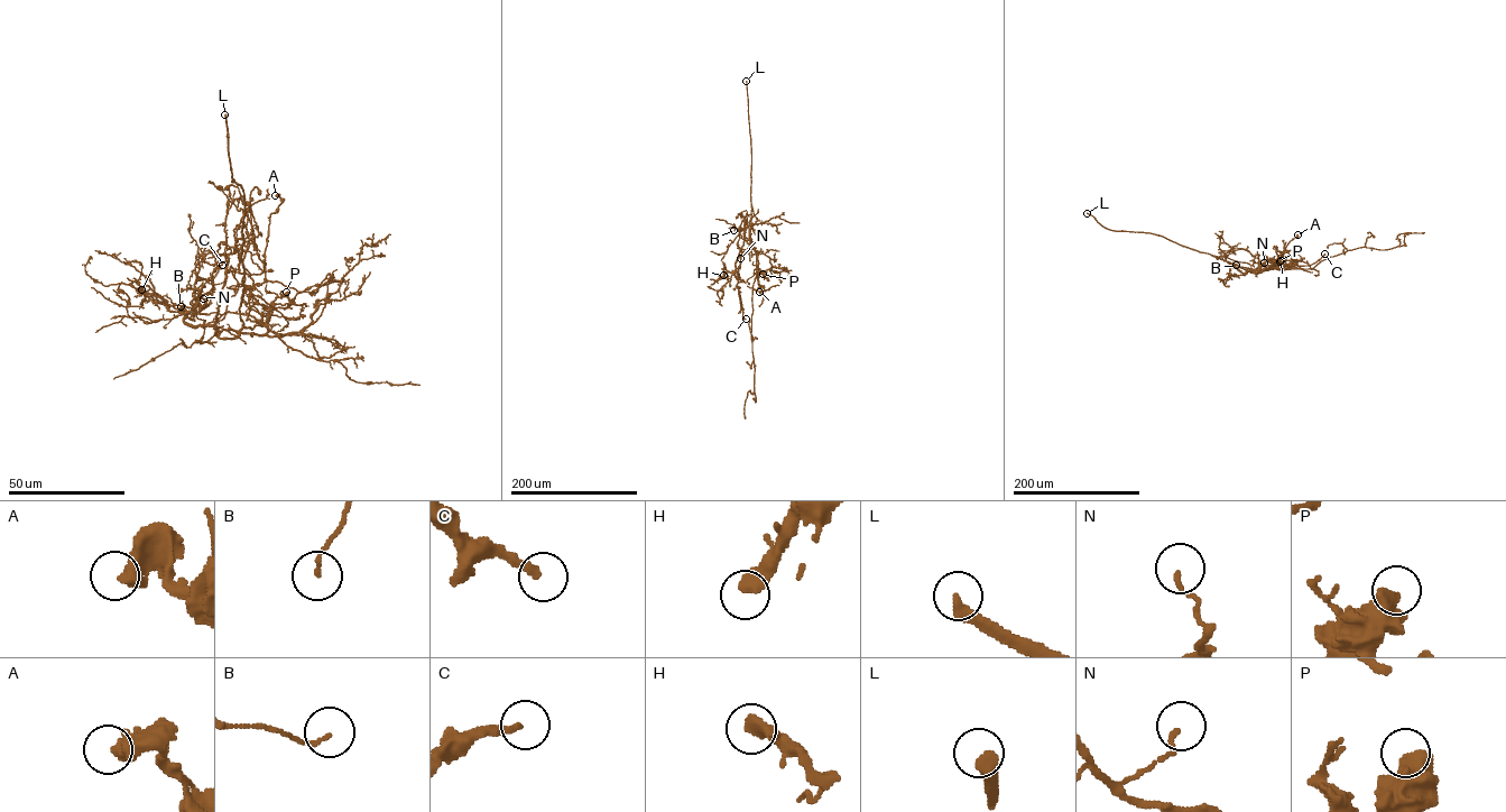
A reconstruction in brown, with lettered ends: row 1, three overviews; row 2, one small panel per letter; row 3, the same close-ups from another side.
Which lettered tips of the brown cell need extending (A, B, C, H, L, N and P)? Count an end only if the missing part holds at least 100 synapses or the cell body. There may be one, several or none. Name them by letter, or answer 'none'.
H, L

